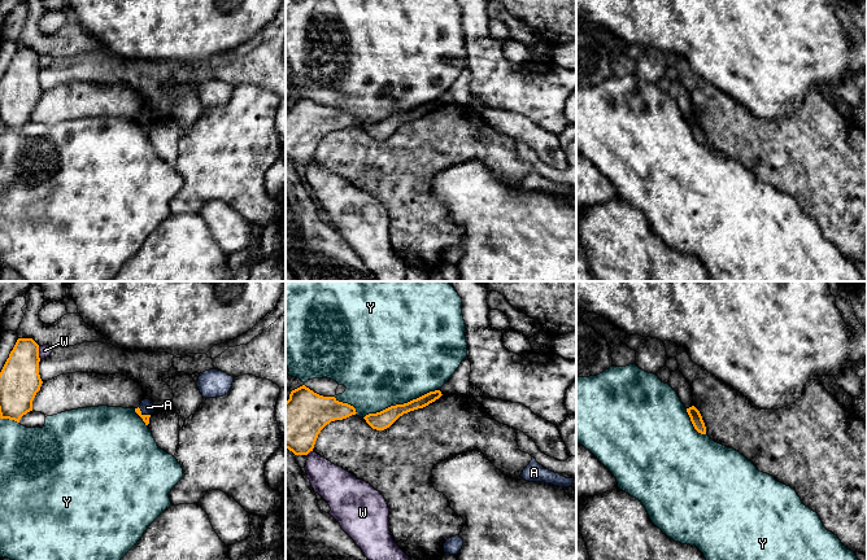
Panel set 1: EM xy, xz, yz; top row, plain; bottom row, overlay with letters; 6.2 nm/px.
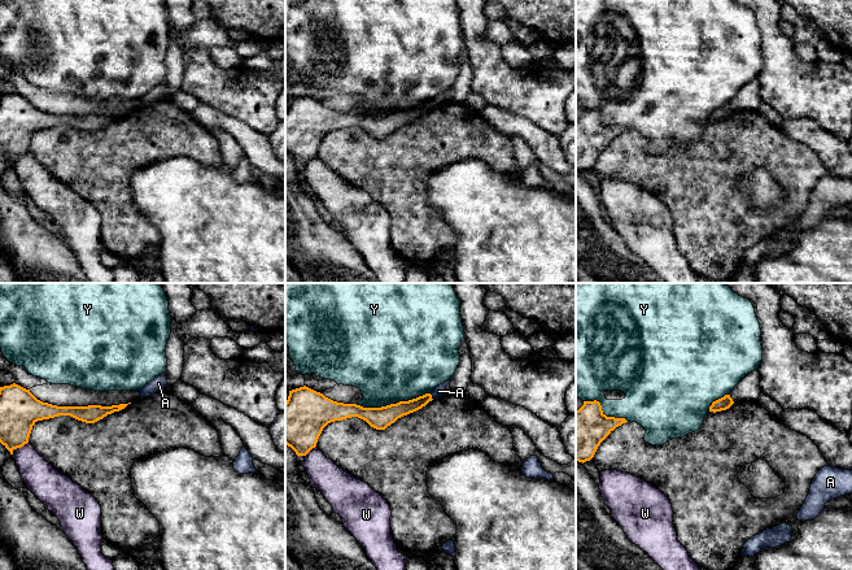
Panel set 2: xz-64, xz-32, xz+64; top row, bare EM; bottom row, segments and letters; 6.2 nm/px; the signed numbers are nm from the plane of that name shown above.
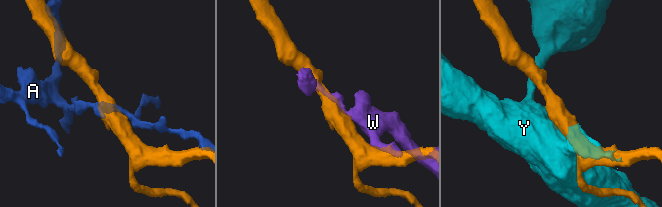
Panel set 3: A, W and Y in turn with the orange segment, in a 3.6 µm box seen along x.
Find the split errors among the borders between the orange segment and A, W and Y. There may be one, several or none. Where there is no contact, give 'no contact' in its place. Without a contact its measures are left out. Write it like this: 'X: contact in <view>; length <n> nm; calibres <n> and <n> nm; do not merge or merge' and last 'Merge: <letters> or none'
A: contact in xy; length 90 nm; calibres 50 and 90 nm; do not merge
W: contact in xy; length 90 nm; calibres 260 and 70 nm; do not merge
Y: contact in xz; length 480 nm; calibres 120 and 480 nm; do not merge
Merge: none

